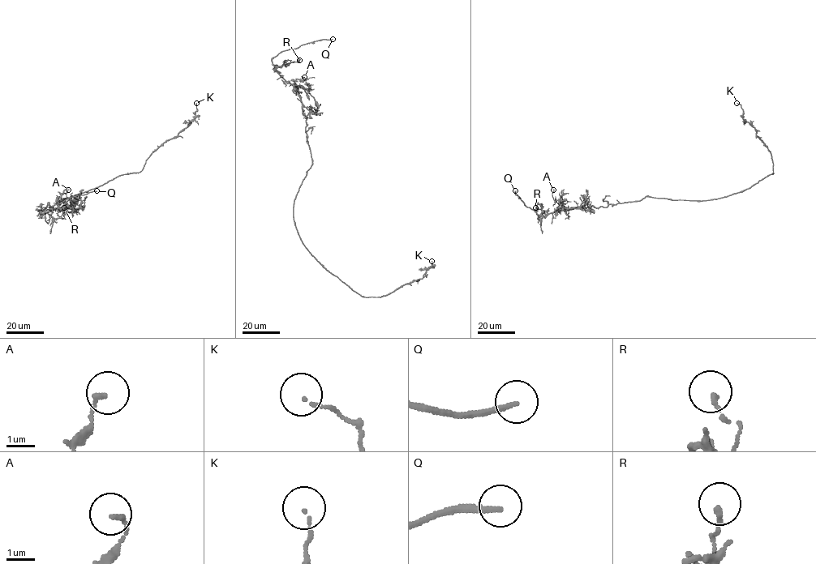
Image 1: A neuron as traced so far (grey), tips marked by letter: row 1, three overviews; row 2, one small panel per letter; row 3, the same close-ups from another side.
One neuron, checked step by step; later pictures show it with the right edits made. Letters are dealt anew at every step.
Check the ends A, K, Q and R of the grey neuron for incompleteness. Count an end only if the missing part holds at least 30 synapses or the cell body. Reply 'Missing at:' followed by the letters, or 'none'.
Missing at: Q

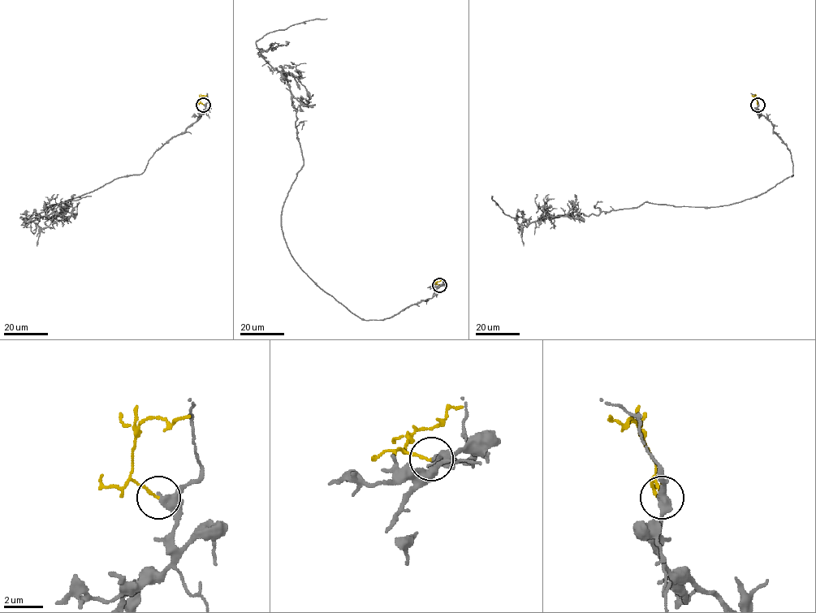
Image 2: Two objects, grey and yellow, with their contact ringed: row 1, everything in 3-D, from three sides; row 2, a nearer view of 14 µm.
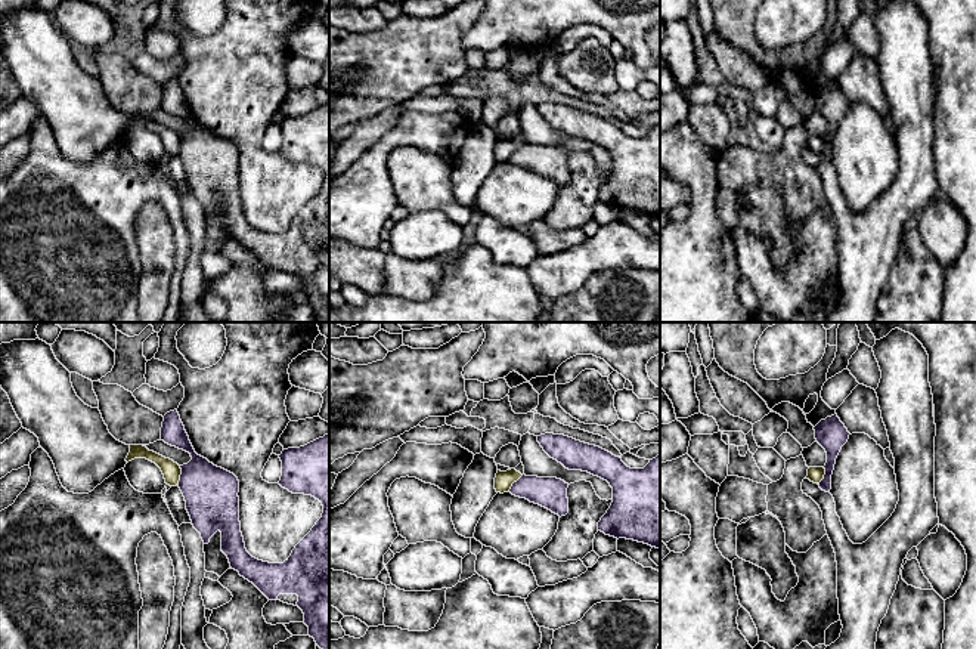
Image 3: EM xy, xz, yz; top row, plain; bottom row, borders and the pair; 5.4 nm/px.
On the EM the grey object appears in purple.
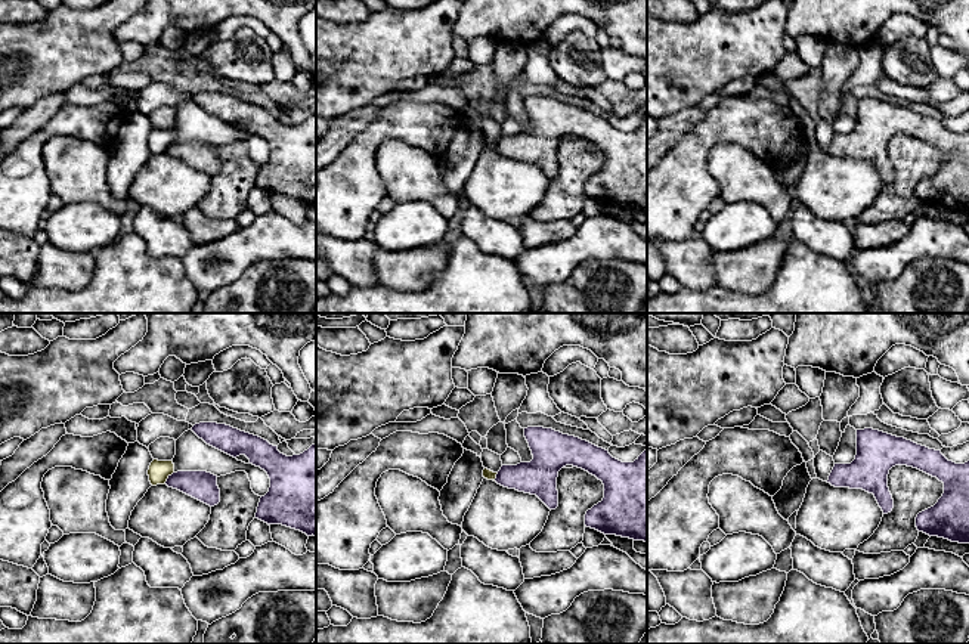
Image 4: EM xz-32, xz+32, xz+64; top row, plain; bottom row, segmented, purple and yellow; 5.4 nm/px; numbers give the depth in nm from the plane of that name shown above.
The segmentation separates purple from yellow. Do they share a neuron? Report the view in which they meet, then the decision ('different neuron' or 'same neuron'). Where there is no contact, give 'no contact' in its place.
xy | different neuron

